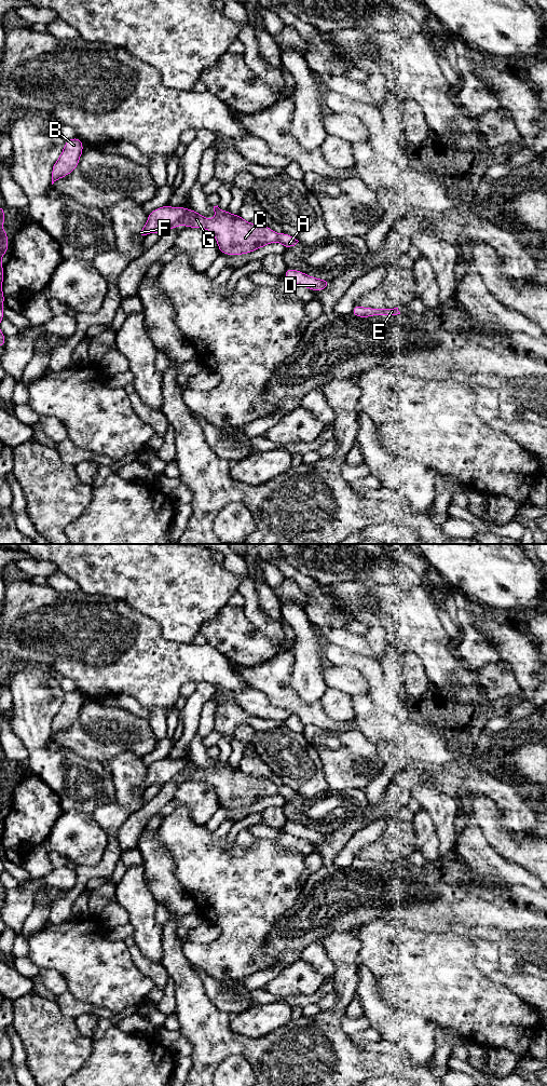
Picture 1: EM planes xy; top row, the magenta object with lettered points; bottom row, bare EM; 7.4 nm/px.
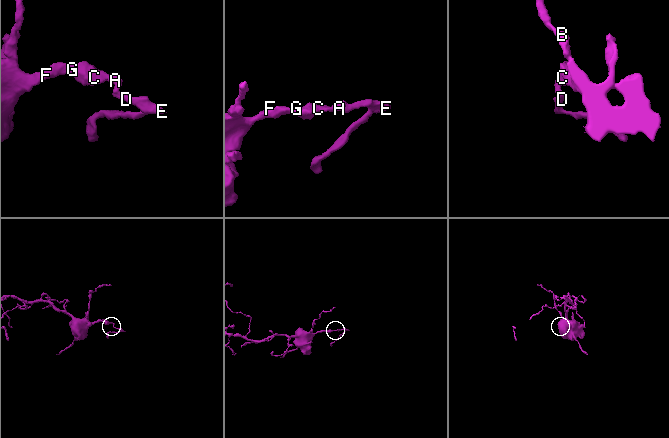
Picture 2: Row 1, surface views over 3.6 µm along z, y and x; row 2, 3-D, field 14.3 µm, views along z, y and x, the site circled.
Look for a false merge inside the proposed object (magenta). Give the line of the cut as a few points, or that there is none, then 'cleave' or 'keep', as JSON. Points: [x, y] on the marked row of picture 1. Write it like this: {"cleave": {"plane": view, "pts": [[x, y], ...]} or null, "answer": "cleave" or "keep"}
{"cleave": null, "answer": "keep"}

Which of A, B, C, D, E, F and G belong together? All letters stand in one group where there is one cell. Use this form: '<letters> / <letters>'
A B C D E F G

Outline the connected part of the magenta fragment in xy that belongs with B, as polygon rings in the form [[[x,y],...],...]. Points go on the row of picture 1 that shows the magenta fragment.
[[[78,137],[65,141],[64,150],[52,167],[52,185],[71,174],[78,167],[79,160],[83,153],[83,145]]]

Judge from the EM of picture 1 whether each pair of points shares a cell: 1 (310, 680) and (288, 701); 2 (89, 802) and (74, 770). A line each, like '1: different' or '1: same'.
1: different
2: same

